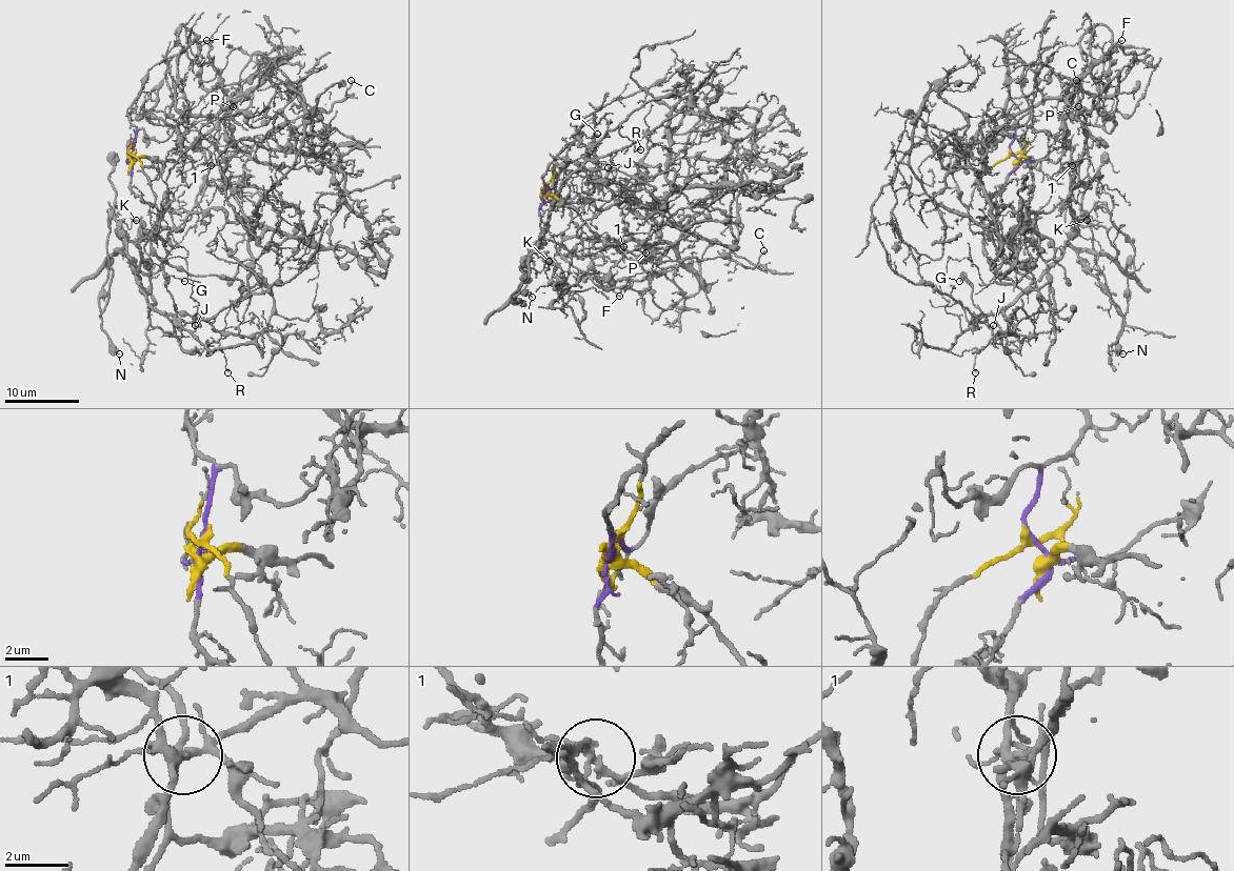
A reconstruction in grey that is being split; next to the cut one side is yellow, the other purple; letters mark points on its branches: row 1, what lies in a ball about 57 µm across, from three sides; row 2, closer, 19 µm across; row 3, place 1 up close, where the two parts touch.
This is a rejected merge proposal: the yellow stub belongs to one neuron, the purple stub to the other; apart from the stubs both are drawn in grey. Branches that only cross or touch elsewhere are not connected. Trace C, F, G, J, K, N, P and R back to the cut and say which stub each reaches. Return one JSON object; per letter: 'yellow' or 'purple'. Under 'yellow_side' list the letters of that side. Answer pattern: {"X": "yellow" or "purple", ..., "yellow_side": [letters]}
{"C": "yellow", "F": "yellow", "G": "purple", "J": "purple", "K": "purple", "N": "purple", "P": "yellow", "R": "purple", "yellow_side": ["C", "F", "P"]}

